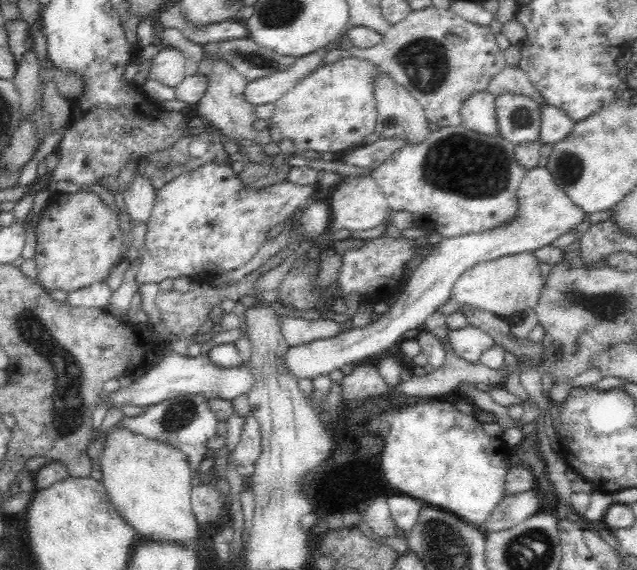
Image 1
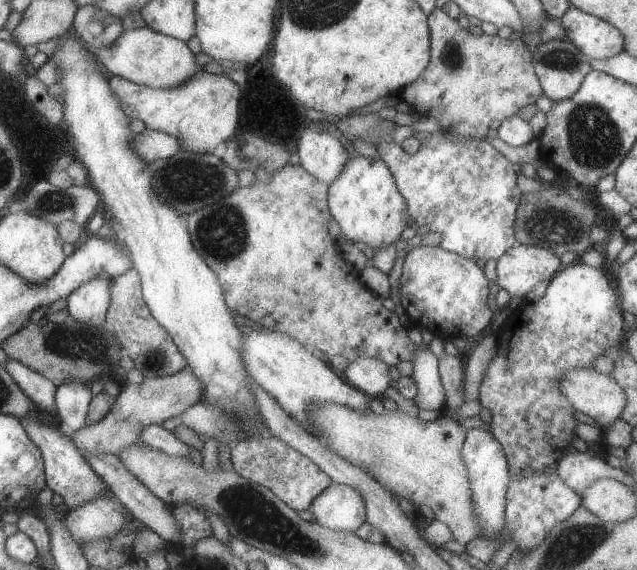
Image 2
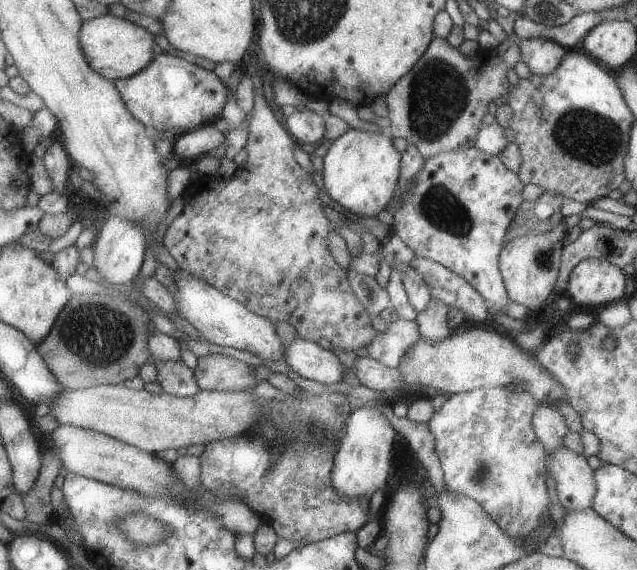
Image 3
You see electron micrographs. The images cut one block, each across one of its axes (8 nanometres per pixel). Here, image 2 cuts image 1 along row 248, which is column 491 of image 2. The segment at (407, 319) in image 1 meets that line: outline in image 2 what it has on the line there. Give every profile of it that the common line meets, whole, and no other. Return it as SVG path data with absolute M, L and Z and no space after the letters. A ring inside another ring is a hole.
M479 427L466 430L462 444L461 458L466 466L474 515L480 524L482 534L479 537L492 537L504 526L505 493L510 479L508 460L502 446L487 428Z

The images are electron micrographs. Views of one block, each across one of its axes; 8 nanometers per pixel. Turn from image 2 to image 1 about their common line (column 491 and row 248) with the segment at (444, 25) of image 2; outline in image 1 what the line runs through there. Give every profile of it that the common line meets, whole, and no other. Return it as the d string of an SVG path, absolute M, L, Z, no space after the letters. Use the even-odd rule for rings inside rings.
M94 192L53 194L36 232L35 263L42 287L70 292L105 282L120 258L122 234L114 212Z

